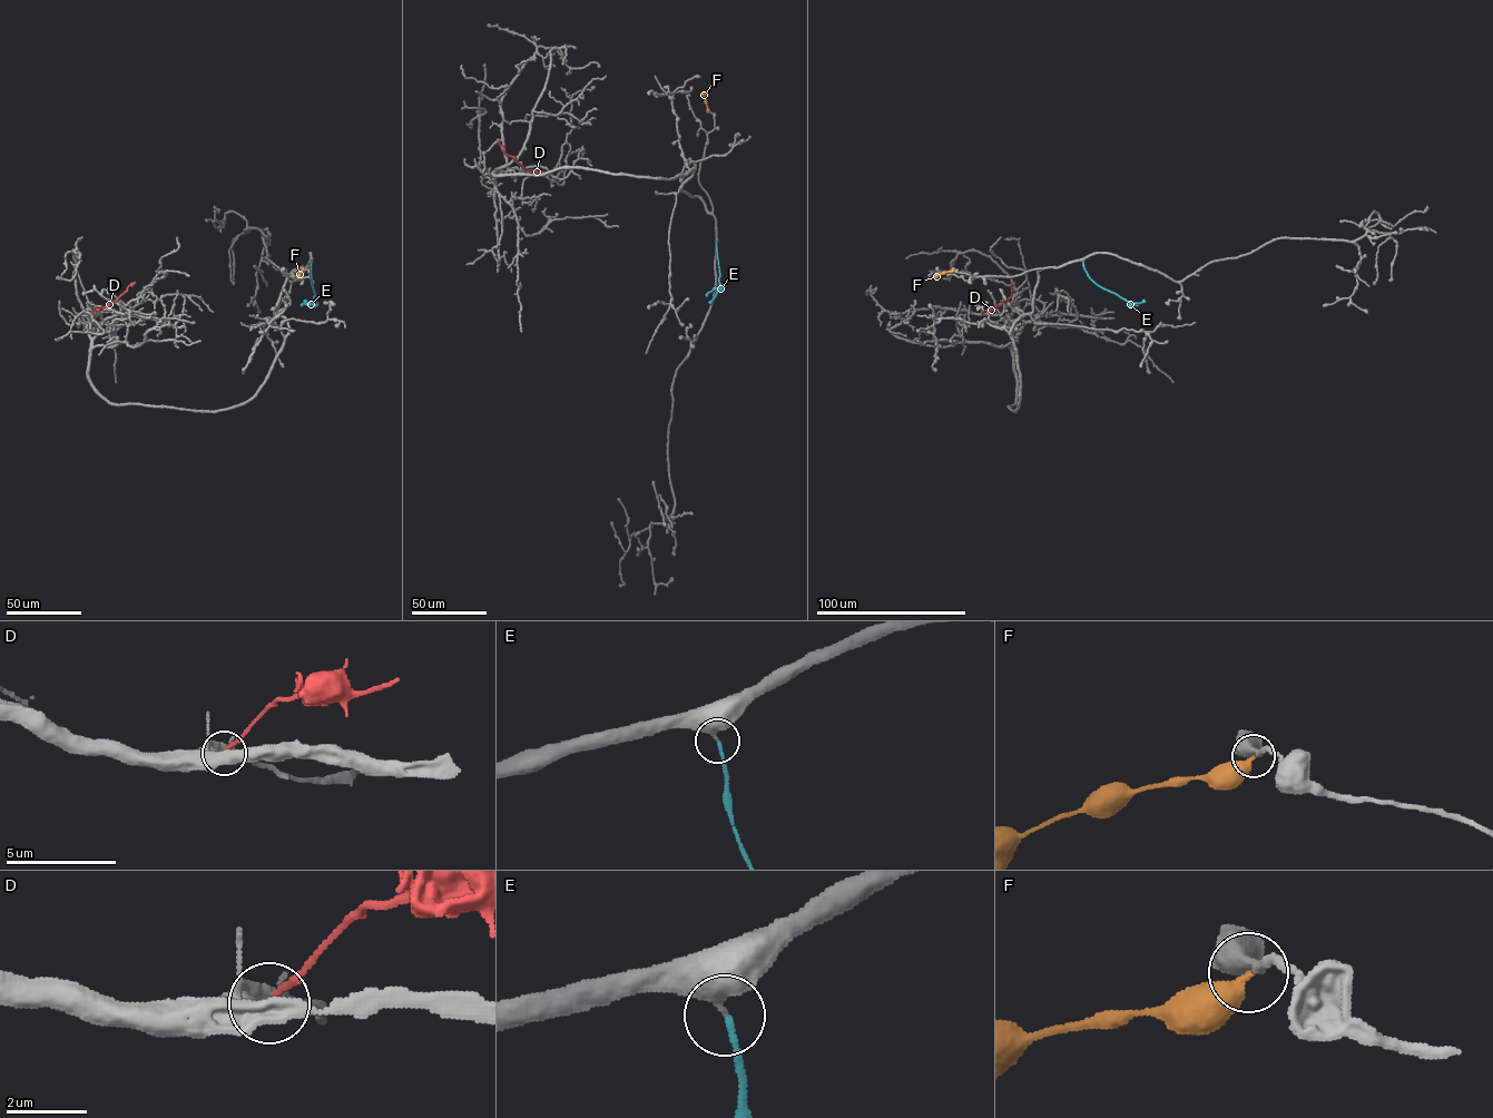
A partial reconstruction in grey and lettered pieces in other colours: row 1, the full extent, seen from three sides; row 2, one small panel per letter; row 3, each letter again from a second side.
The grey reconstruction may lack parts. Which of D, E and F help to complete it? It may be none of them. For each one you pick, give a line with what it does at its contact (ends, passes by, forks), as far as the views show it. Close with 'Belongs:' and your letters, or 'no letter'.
E: it ends
Belongs: E

